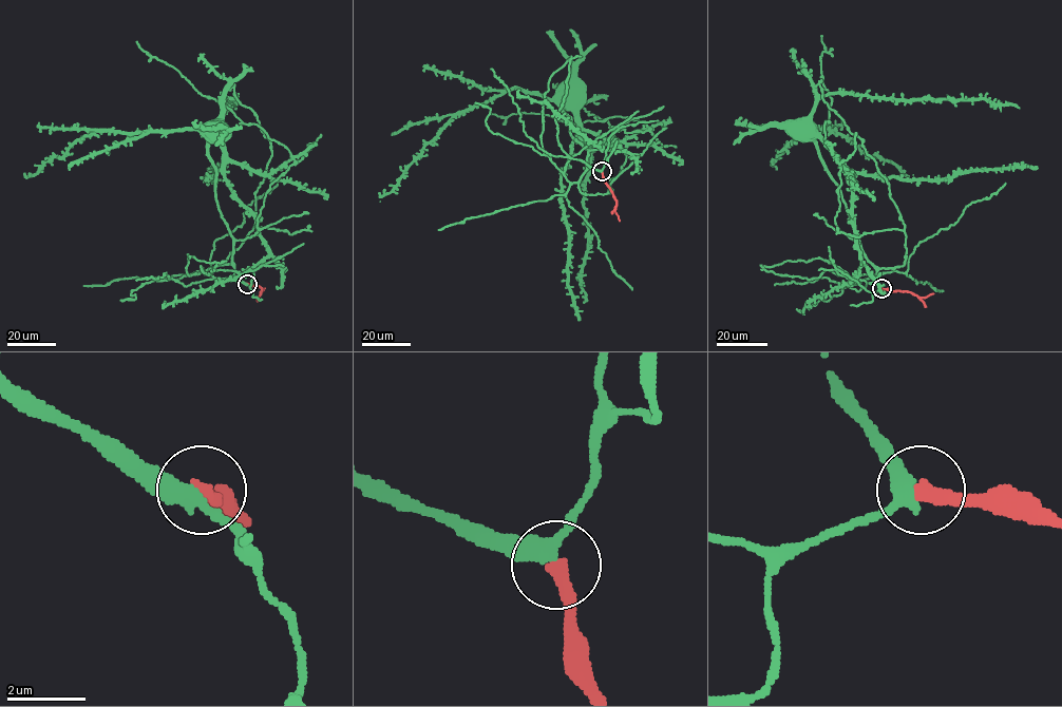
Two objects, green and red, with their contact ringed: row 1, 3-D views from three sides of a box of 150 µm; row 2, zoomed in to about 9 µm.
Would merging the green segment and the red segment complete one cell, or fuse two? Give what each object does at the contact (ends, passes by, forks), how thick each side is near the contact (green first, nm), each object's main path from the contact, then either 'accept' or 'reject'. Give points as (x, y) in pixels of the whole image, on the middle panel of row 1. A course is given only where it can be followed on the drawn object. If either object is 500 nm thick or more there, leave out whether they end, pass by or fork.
green passes by | red ends | 360/400 nm | green via (602, 171), (589, 166), (587, 150), (570, 135), (570, 119), (563, 111), (565, 86), (568, 82), (574, 86) | red via (602, 172), (615, 202), (615, 213), (620, 221) | accept

